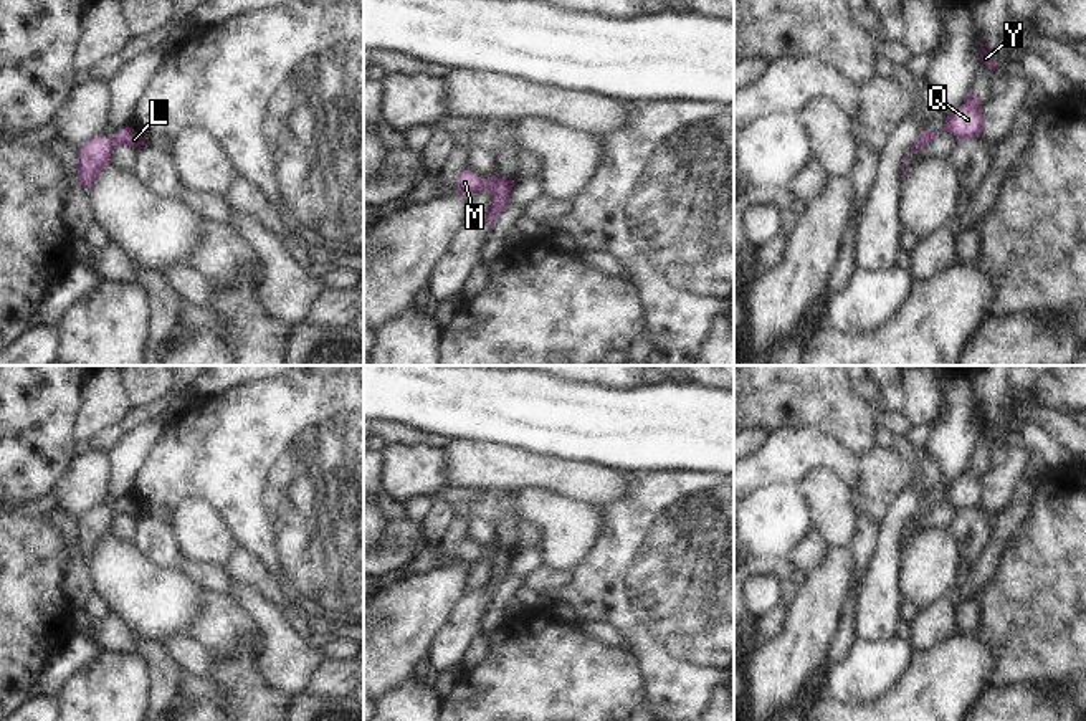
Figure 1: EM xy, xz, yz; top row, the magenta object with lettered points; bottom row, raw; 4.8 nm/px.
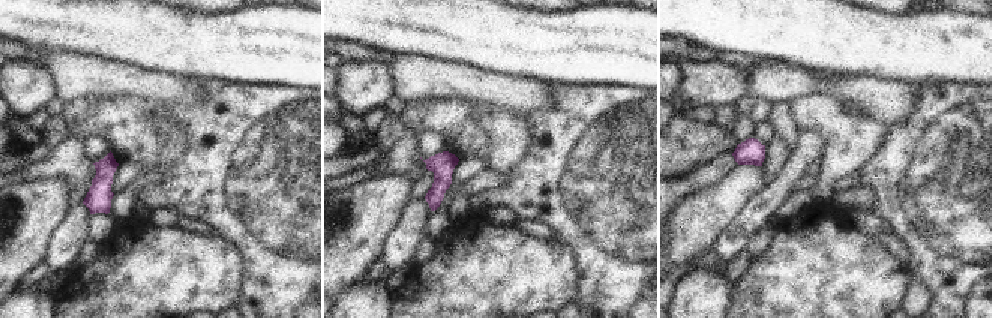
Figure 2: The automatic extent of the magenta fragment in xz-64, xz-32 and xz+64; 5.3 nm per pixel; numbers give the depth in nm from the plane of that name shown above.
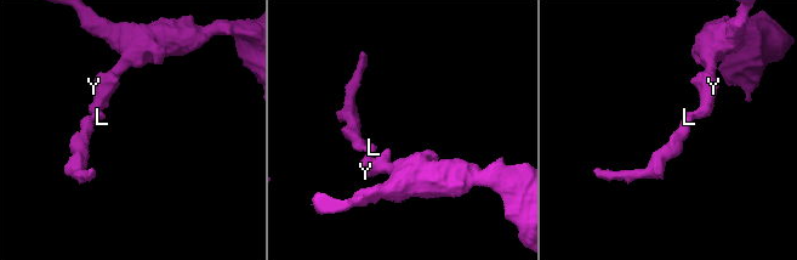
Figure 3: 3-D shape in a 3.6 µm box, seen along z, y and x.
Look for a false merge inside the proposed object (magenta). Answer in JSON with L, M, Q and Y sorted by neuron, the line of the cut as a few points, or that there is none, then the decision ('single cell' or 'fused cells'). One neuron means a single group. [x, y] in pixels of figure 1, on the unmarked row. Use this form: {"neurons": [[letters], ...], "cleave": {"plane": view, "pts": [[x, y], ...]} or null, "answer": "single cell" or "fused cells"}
{"neurons": [["L", "M", "Q", "Y"]], "cleave": null, "answer": "single cell"}

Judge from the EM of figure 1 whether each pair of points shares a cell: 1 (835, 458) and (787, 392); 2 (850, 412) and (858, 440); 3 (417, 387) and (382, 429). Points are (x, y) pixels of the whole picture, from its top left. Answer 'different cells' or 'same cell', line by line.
1: different cells
2: same cell
3: different cells

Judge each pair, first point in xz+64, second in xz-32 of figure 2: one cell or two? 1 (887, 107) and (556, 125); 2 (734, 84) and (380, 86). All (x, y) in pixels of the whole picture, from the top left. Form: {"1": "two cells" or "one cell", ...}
{"1": "two cells", "2": "one cell"}

